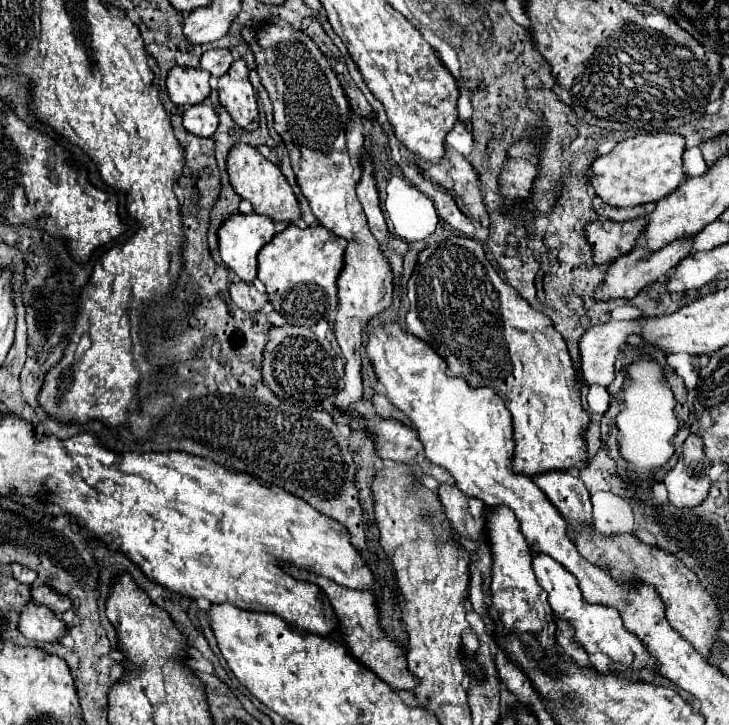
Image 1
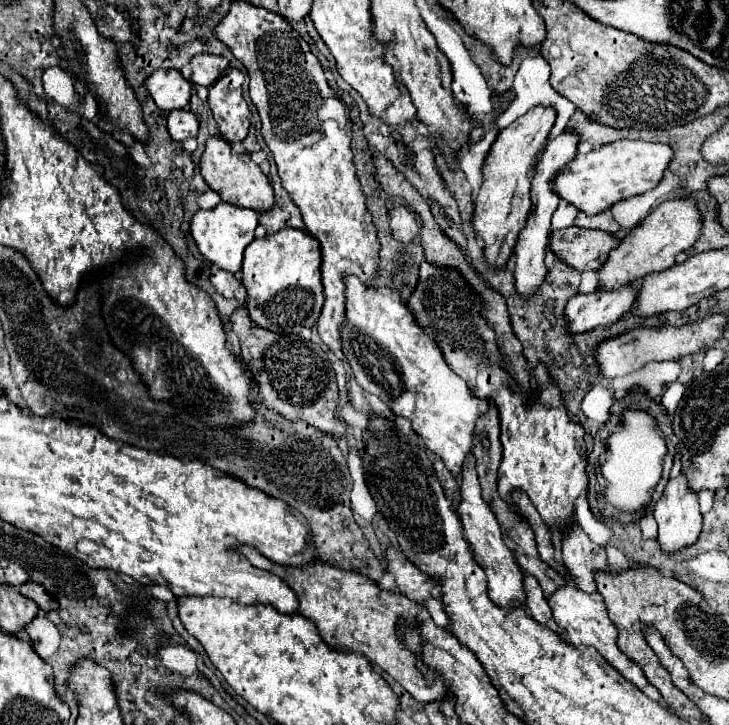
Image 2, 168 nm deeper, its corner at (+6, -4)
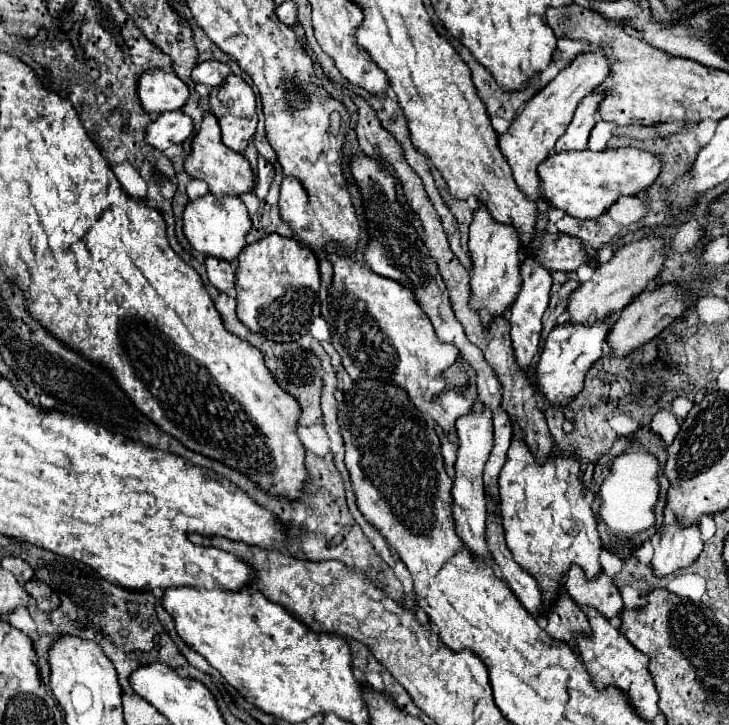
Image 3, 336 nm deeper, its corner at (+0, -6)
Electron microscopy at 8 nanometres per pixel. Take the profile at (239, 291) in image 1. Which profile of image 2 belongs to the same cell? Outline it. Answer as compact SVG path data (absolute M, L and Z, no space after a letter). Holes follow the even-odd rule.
M213 268L213 274L211 274L209 280L215 286L215 290L225 298L233 298L235 288L241 286L241 280L235 278L235 274L231 274L227 270L221 270L221 268Z

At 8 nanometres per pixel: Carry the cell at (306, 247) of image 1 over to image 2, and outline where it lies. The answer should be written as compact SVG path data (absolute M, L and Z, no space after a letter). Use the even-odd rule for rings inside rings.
M283 228L265 238L253 240L245 248L241 282L247 288L247 310L253 324L277 334L291 328L311 328L323 308L323 286L319 276L319 242L303 230Z

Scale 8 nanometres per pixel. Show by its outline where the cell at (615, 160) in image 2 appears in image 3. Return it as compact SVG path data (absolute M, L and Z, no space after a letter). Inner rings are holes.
M607 148L601 152L559 152L549 156L539 166L543 196L569 216L589 220L605 214L621 196L635 196L647 190L661 172L661 158L639 148Z

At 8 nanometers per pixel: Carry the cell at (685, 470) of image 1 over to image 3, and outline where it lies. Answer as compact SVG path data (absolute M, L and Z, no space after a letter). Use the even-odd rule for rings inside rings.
M673 520L673 524L651 536L651 542L655 546L651 566L657 576L667 576L693 564L703 552L703 540L697 522L693 526L681 526L681 522Z

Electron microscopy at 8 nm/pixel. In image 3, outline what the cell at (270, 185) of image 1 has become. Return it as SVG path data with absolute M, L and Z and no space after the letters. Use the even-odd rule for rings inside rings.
M205 114L201 130L195 134L191 154L185 158L185 170L193 178L199 178L199 180L207 182L209 190L213 194L241 196L241 194L253 192L255 186L257 186L257 180L255 180L255 174L253 174L253 168L251 168L249 160L243 154L237 154L237 152L229 150L221 142L221 128L219 128L219 122L213 114Z

